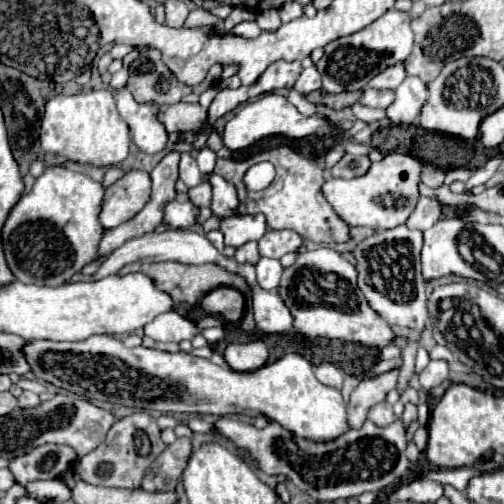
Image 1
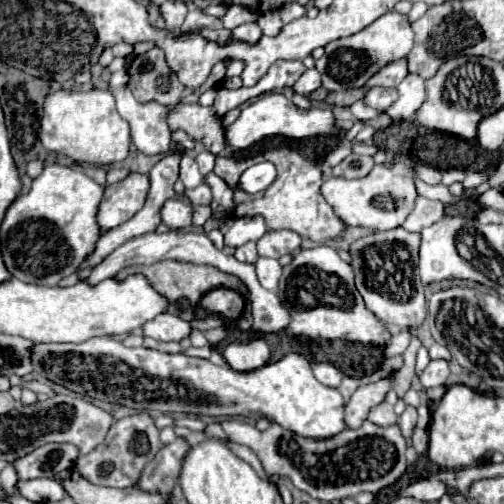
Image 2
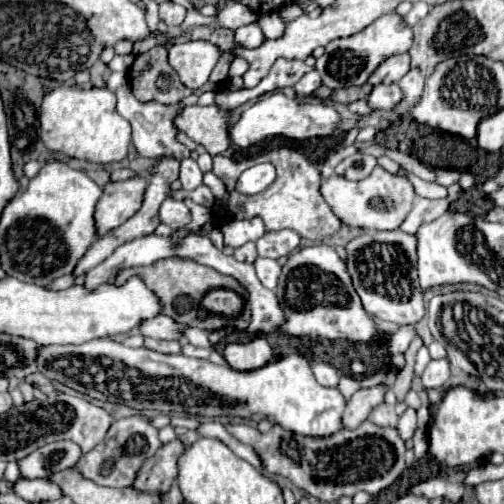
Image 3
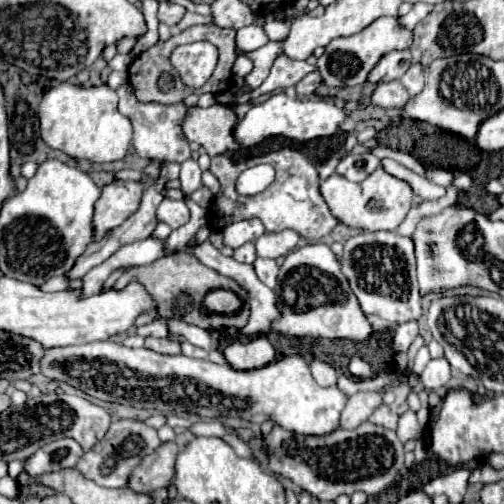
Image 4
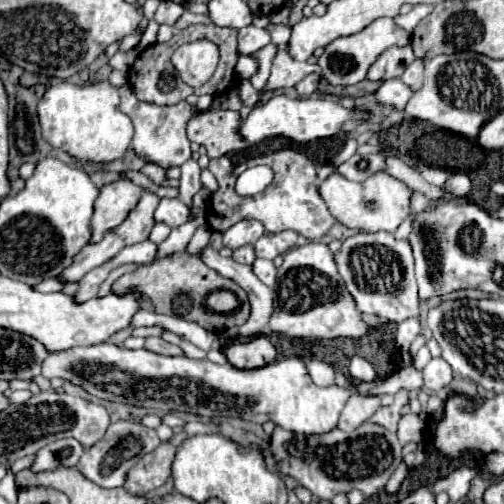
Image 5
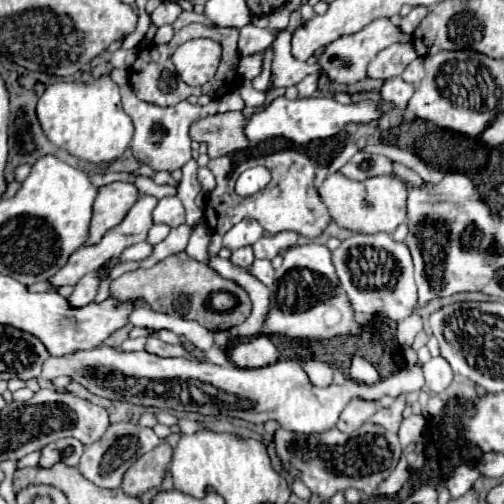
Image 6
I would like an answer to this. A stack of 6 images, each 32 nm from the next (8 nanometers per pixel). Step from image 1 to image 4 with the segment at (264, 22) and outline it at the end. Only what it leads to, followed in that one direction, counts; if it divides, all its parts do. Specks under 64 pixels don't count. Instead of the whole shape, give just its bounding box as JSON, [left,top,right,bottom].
[264,16,288,42]

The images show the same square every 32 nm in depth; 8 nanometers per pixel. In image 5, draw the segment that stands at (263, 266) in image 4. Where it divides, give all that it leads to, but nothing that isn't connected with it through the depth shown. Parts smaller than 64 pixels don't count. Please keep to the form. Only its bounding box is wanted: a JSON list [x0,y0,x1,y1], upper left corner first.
[252,260,276,288]

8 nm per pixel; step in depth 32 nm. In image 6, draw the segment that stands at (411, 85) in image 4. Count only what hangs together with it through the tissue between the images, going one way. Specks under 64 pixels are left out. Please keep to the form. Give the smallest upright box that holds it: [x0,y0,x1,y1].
[402,58,424,86]

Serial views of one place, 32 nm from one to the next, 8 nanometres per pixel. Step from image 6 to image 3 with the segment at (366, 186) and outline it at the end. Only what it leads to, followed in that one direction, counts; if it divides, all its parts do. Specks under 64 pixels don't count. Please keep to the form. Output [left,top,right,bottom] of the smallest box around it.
[320,166,416,230]

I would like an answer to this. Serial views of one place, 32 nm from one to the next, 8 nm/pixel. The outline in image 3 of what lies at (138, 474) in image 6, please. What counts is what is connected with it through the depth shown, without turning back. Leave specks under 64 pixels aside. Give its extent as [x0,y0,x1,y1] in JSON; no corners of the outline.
[132,440,184,494]

